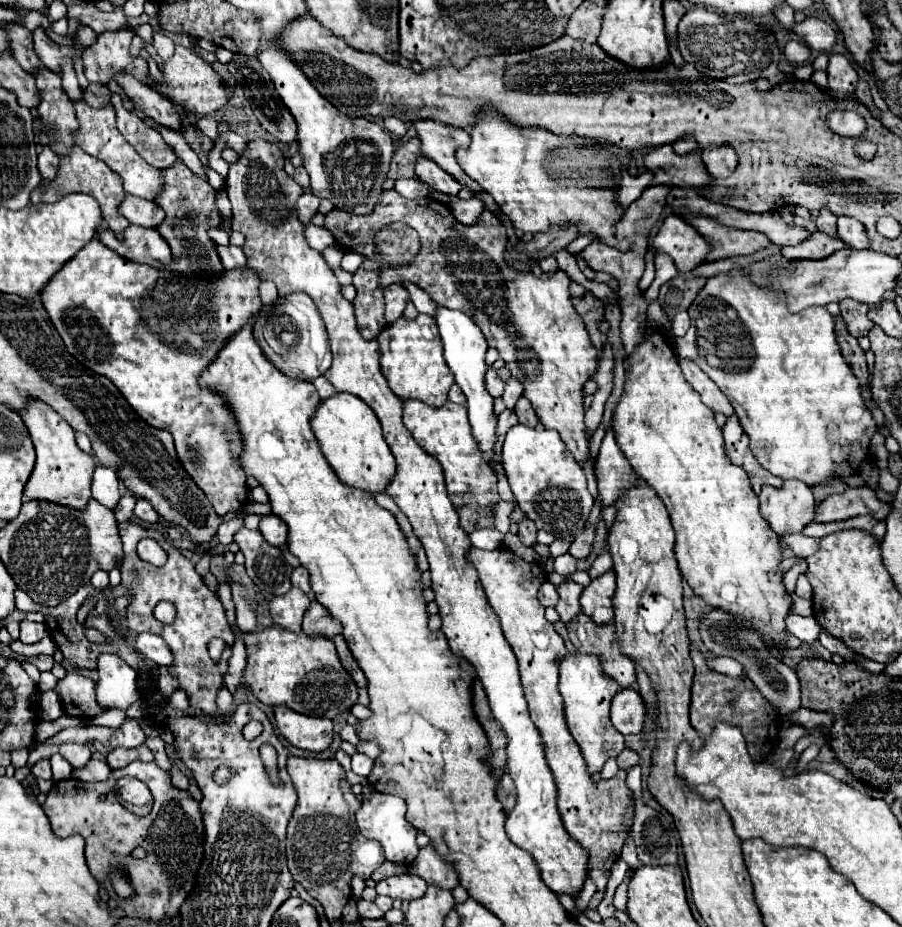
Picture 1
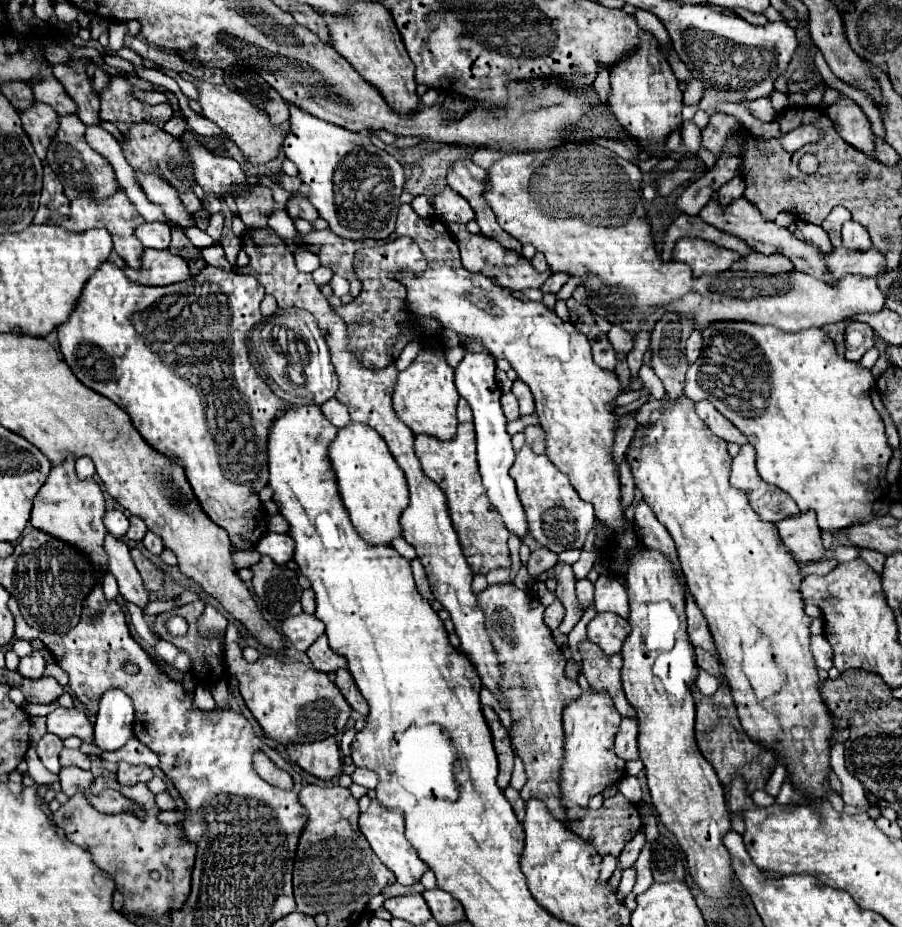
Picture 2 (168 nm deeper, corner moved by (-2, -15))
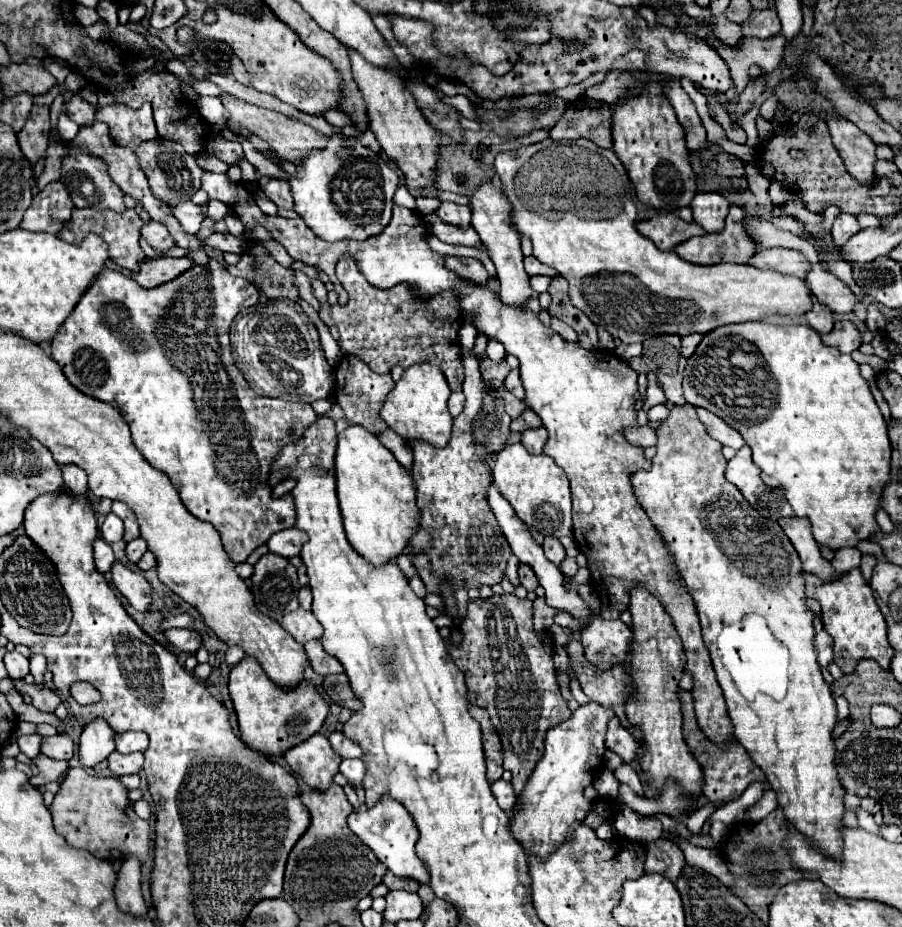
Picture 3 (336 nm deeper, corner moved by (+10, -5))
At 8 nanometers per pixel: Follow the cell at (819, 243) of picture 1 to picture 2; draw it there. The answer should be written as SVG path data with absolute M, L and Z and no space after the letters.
M834 248L832 254L824 254L828 268L832 270L832 276L842 278L846 274L854 276L878 276L886 268L886 258L880 250L846 250L846 248Z

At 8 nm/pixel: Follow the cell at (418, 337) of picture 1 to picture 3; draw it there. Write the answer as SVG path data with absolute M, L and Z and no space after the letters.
M416 364L406 368L402 378L394 384L380 410L380 418L404 440L418 438L442 448L448 444L452 430L452 414L448 412L446 406L448 396L450 396L450 388L444 374L440 374L440 368L432 364Z

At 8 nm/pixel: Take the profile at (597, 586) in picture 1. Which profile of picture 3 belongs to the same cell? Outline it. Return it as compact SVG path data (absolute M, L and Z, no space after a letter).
M594 614L582 628L580 640L586 652L586 660L600 670L608 670L626 662L632 630L622 620L602 620Z

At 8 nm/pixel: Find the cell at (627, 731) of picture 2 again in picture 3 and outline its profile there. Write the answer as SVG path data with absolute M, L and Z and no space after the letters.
M614 716L608 722L608 730L606 730L606 748L616 752L624 762L630 762L636 758L636 750L638 750L638 742L634 740L634 736L620 724L620 720Z

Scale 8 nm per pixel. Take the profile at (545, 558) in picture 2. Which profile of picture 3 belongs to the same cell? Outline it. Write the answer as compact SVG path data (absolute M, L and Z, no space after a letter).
M520 564L520 568L518 568L518 578L520 578L520 584L522 584L526 590L536 590L536 586L538 586L536 574L530 570L528 564Z

